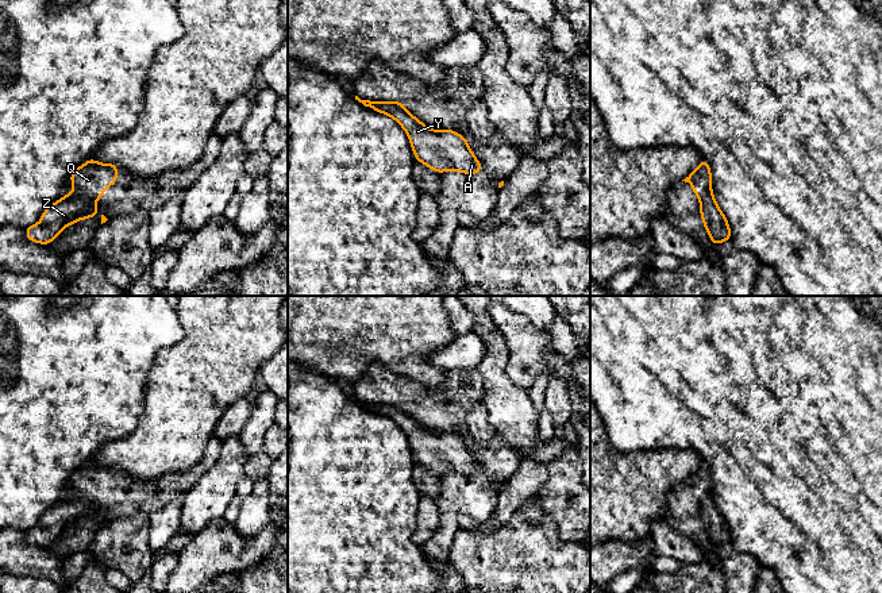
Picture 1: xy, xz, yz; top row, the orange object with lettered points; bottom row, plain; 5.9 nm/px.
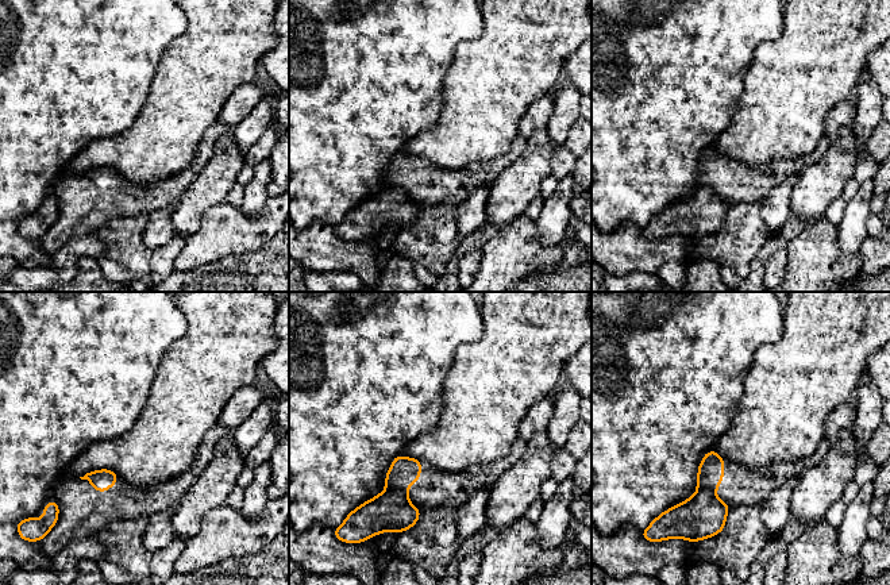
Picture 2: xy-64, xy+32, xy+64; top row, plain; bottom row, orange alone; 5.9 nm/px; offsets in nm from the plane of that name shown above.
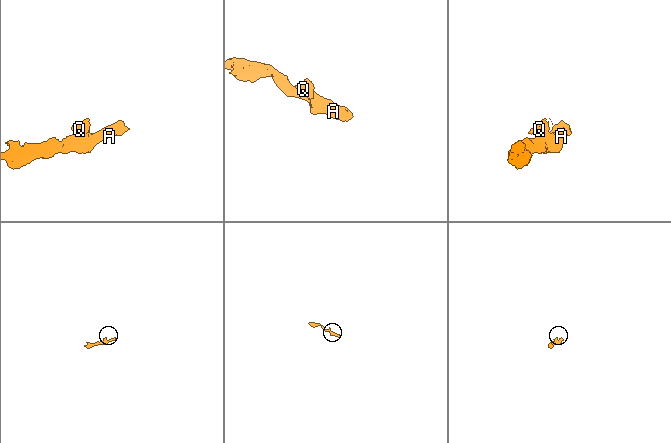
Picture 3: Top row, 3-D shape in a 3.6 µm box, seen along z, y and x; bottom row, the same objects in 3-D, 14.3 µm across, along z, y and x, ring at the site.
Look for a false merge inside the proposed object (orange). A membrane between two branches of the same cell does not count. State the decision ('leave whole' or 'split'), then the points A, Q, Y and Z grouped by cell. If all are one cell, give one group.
split; groups A Y Z / Q

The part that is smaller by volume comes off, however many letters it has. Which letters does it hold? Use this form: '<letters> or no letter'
Q

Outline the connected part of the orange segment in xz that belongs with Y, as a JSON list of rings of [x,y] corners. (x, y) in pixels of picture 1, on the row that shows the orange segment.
[[[355,100],[380,113],[393,118],[407,132],[416,161],[436,173],[447,170],[465,174],[477,174],[482,170],[469,142],[454,130],[432,130],[421,123],[408,111],[404,111],[390,101]]]

